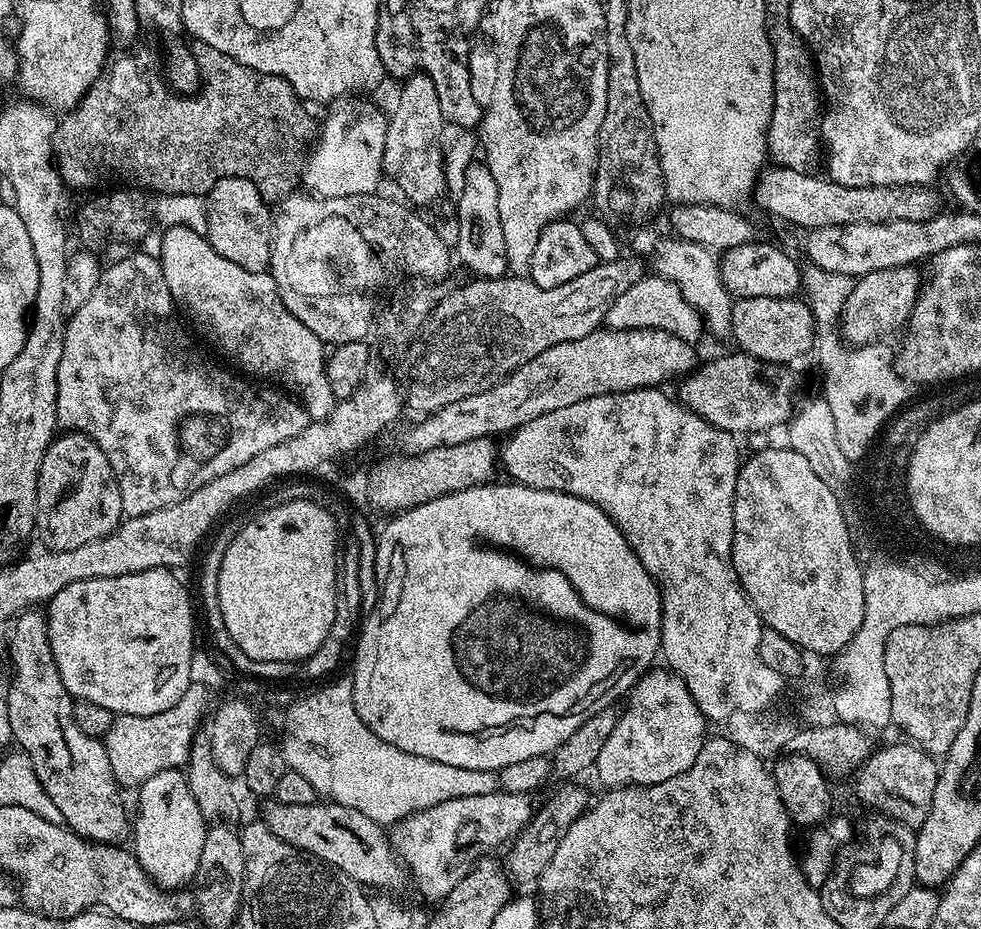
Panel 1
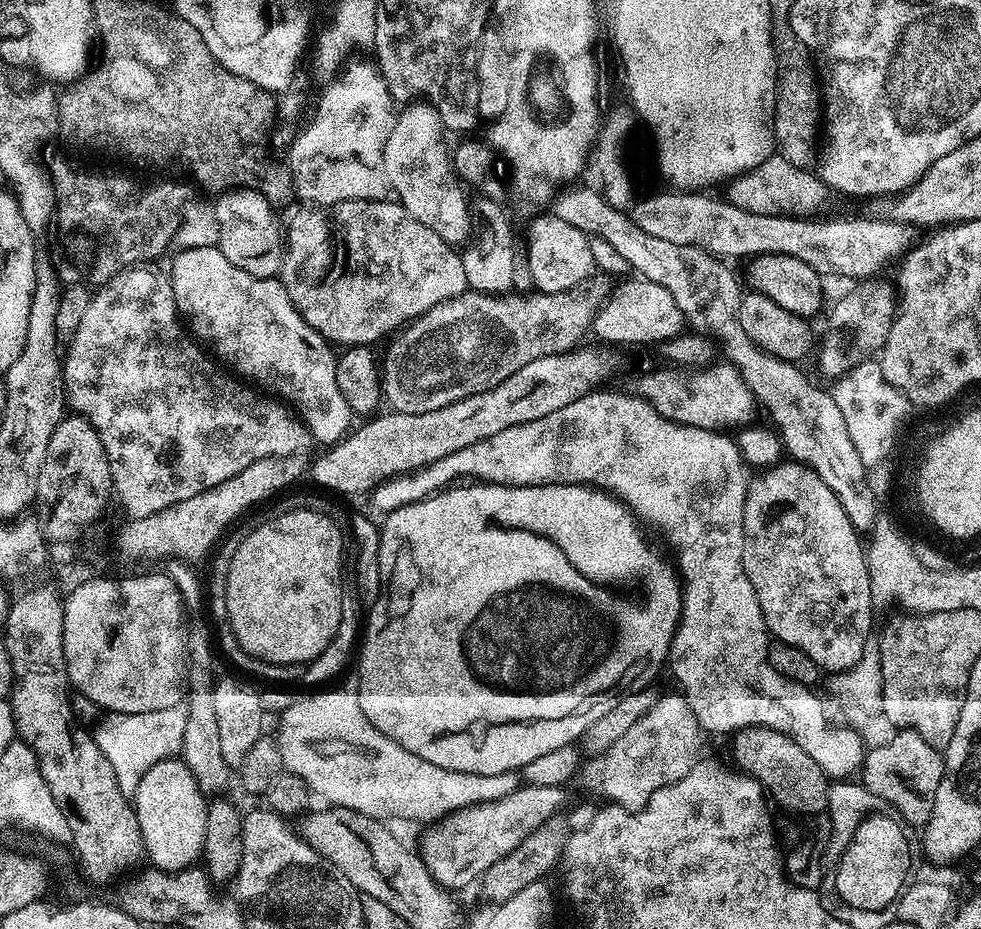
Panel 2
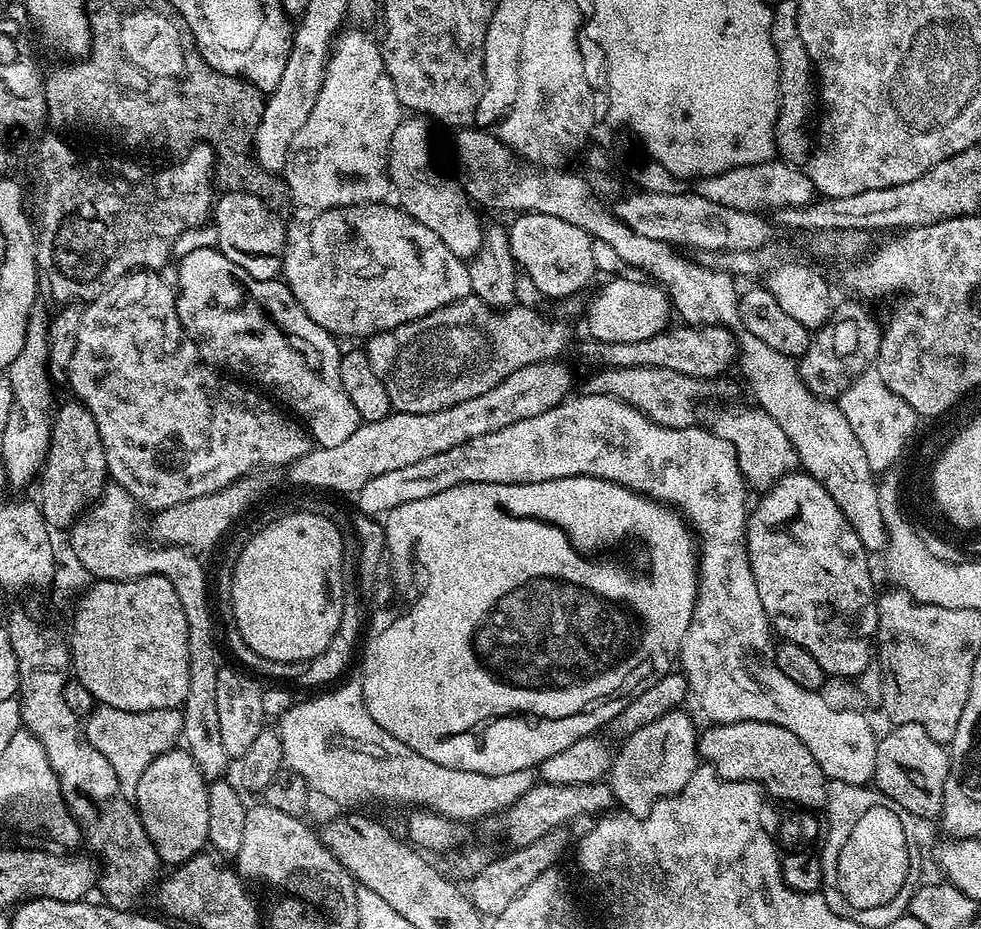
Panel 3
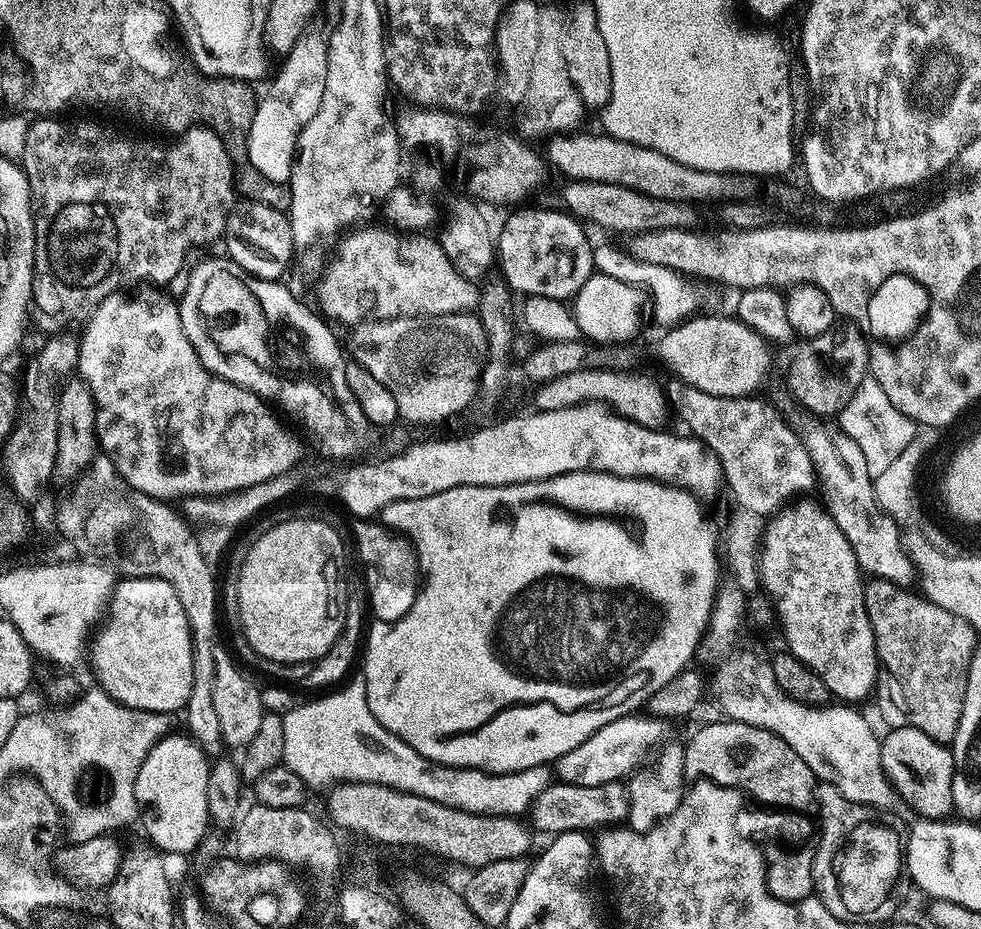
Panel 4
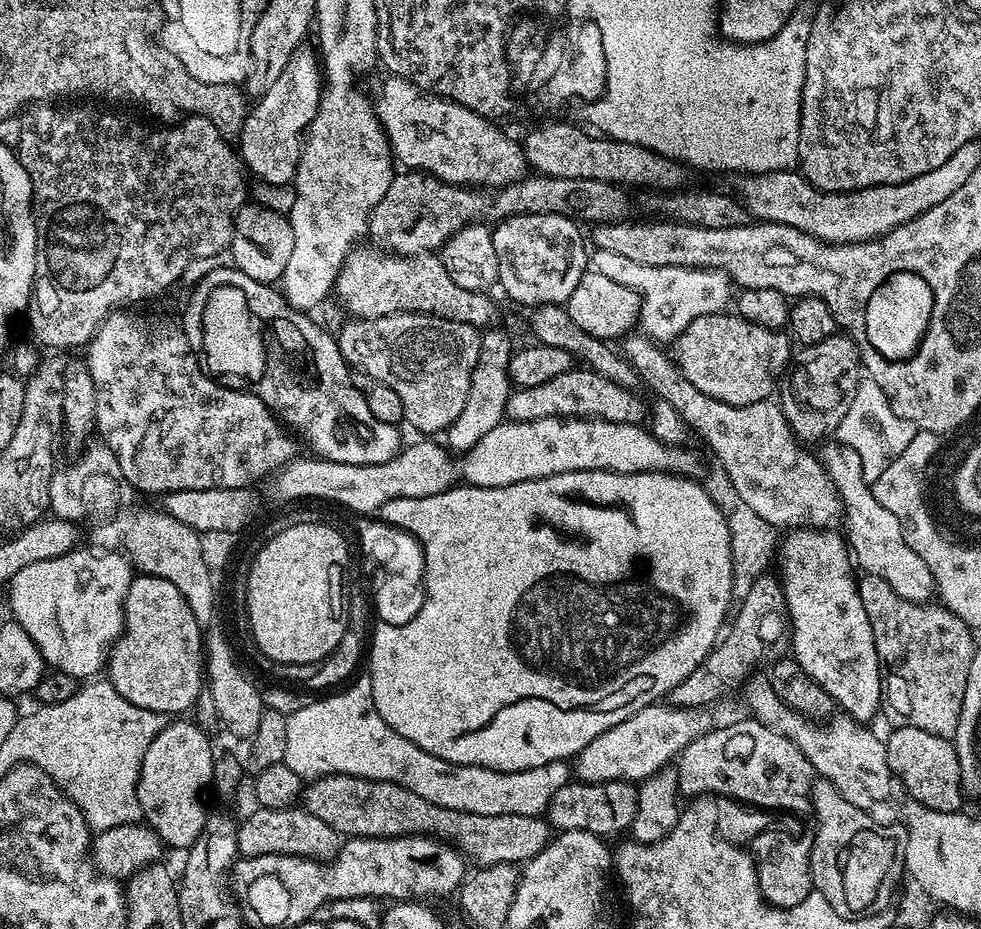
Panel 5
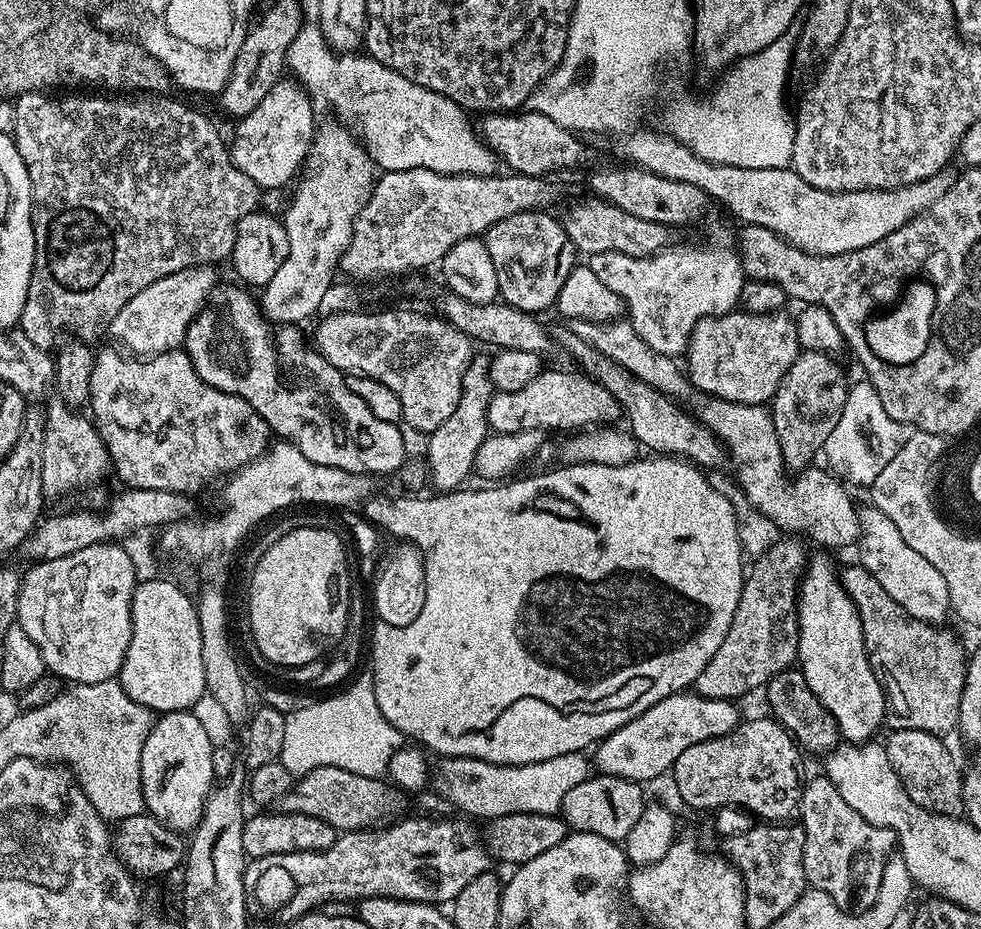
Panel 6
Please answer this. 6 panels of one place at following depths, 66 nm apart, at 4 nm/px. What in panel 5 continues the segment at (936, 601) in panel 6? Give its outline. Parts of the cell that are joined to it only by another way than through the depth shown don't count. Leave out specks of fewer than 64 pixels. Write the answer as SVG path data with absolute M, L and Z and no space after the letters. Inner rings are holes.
M832 442L825 443L822 463L828 471L828 477L832 485L836 487L836 493L840 495L842 509L842 524L848 527L846 531L846 543L854 557L855 563L864 567L863 571L869 576L877 576L890 586L902 598L906 598L915 604L931 601L934 596L936 583L930 574L930 566L922 562L918 554L906 542L902 534L902 522L878 502L872 493L872 485L863 476L862 459L855 450L848 445Z

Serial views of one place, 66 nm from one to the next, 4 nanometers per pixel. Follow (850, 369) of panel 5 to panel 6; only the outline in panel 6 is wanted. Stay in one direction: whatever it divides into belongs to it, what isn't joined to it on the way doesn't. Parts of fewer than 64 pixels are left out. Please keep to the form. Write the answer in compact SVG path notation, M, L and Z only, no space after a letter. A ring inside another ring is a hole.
M801 351L800 355L796 357L796 361L790 366L790 370L782 378L776 395L770 401L772 421L776 426L776 433L780 439L785 465L789 469L803 470L809 467L815 461L812 459L823 453L824 444L827 442L830 432L838 425L838 420L842 416L850 380L844 377L844 372L840 369L840 364L836 360L839 359L833 358L826 352Z

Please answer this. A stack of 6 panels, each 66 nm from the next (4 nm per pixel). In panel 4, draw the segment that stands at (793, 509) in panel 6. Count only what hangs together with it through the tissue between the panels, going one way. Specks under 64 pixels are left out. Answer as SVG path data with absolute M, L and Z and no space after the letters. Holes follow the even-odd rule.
M679 382L673 383L673 388L670 388L670 398L674 403L675 409L678 408L680 414L680 420L685 424L687 431L691 435L695 436L697 440L701 440L702 443L713 453L720 462L721 468L724 469L724 484L726 485L727 491L728 488L732 491L732 496L737 505L746 510L754 510L755 513L764 516L765 518L771 517L773 514L780 511L781 508L785 507L793 498L799 497L801 494L808 494L808 492L813 487L817 487L818 481L816 479L816 471L814 466L810 462L810 454L806 454L806 446L800 440L799 431L795 427L791 428L790 425L784 421L784 416L775 408L772 404L767 404L764 400L756 400L755 395L750 396L719 396L718 394L706 394L706 390L698 390L697 388L691 388L689 384L681 384Z

